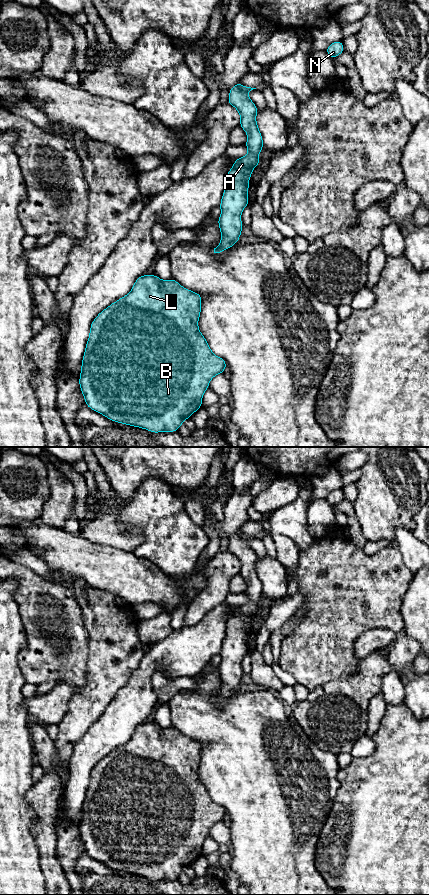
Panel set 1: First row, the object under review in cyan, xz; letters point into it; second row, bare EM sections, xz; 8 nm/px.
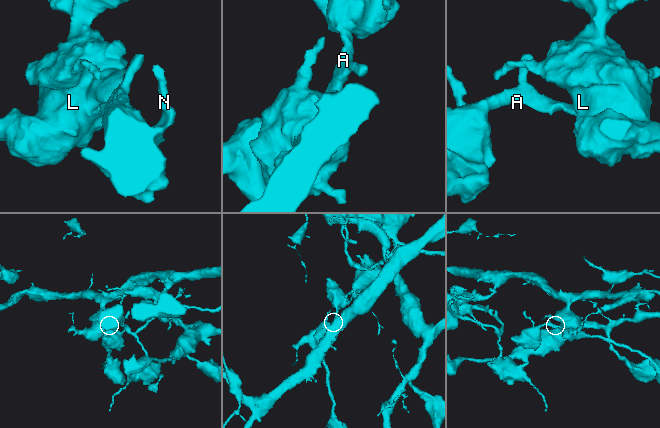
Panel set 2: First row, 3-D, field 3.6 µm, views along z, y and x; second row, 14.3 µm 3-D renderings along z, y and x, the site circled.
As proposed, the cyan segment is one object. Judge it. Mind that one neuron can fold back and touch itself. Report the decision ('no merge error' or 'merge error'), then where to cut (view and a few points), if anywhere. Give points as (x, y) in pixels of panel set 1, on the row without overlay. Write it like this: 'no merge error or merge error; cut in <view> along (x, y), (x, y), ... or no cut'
no merge error; no cut

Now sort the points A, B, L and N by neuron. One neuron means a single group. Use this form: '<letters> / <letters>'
A B L N

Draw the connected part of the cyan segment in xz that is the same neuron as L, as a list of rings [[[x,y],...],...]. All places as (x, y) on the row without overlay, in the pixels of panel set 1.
[[[155,722],[142,723],[136,727],[131,739],[124,745],[110,752],[92,769],[89,786],[82,806],[79,834],[85,847],[85,852],[93,859],[102,862],[111,869],[146,877],[152,881],[177,880],[184,869],[195,861],[202,853],[202,845],[209,836],[210,828],[227,817],[226,809],[216,804],[210,797],[206,786],[200,780],[198,769],[201,762],[202,744],[188,738],[173,726],[162,728]]]

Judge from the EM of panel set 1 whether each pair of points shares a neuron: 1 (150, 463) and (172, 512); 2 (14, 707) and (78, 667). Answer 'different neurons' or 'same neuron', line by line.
1: different neurons
2: different neurons

